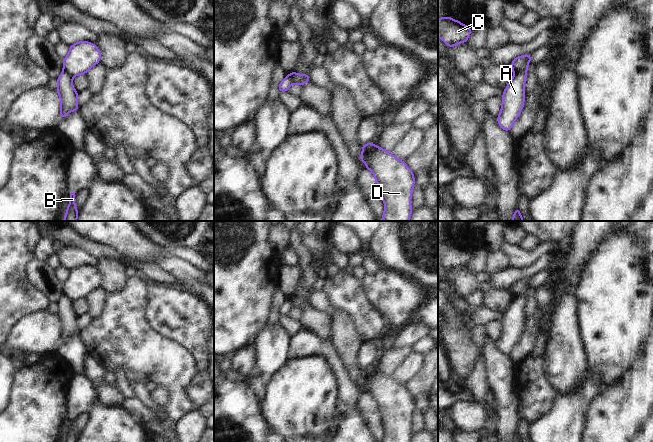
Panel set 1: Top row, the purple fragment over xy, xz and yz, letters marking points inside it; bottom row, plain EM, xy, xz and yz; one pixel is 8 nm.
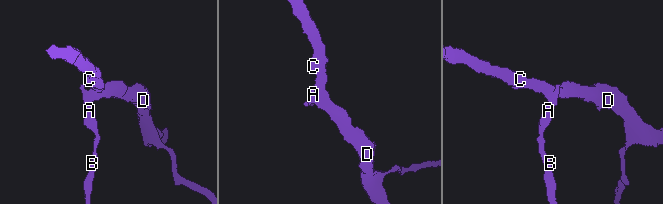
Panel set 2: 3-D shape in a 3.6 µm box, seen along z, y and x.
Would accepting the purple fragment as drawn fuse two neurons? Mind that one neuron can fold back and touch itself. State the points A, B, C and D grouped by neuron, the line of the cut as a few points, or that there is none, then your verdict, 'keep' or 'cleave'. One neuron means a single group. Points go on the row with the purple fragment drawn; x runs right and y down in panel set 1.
A B / C D; cut in yz along (526, 69), (514, 75); cleave

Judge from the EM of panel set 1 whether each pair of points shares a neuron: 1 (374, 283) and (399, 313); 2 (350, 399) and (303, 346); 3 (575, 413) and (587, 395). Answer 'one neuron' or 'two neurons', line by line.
1: one neuron
2: one neuron
3: one neuron

